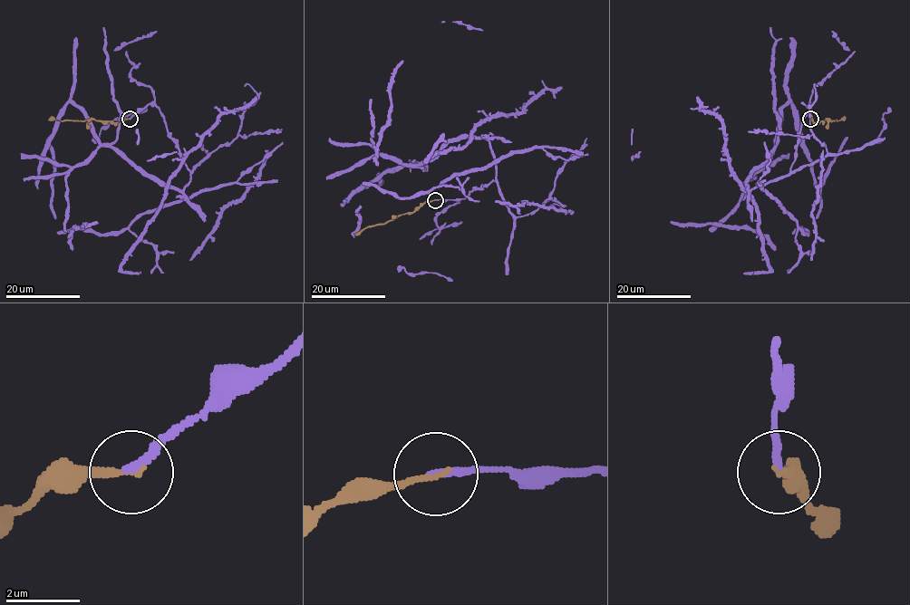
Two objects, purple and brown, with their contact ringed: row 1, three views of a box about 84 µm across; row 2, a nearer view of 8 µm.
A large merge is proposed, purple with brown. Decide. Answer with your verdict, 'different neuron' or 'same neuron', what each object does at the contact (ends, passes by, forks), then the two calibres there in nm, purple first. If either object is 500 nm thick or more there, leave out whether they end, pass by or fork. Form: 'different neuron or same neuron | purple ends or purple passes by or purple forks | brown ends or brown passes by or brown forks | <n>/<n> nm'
same neuron | purple ends | brown ends | 240/160 nm

